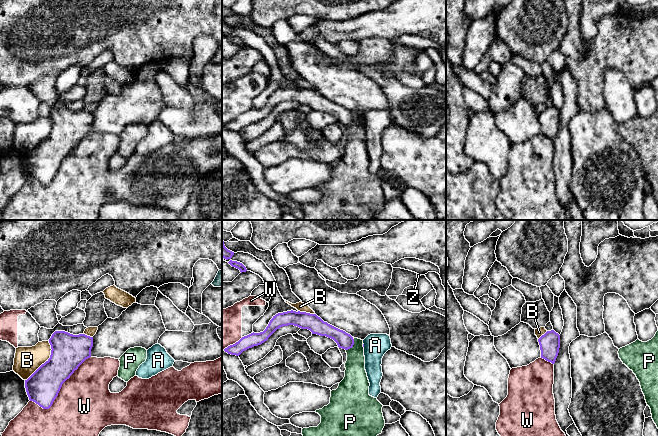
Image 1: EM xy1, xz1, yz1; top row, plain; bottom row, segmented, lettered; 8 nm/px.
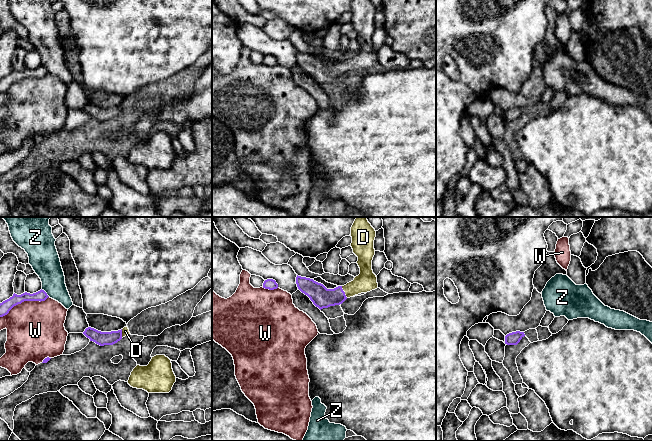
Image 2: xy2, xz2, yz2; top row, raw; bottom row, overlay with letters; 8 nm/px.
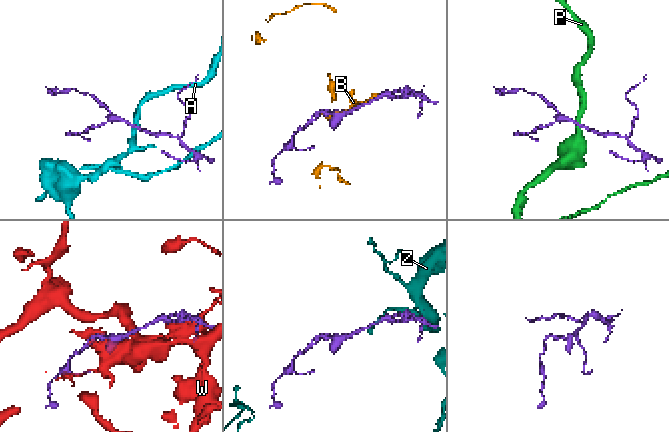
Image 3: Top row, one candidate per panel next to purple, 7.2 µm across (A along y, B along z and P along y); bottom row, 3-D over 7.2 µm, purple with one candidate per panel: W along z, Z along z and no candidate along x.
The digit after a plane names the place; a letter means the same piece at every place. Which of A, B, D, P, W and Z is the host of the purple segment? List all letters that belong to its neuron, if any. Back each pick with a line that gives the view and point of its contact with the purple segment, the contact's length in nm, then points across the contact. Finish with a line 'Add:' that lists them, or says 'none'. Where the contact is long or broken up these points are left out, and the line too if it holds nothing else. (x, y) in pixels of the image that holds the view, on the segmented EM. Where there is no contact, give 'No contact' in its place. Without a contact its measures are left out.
D: Touches purple at xz2 (344, 292). Shared border 110 nm. Path across: xz2 (321, 297), (334, 297), (344, 292), (366, 281)
Add: D

